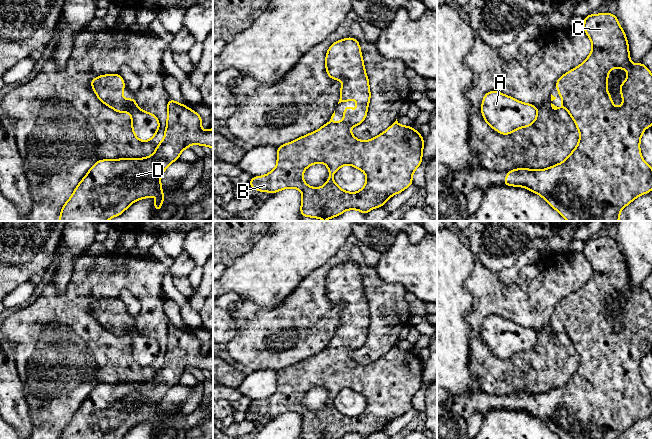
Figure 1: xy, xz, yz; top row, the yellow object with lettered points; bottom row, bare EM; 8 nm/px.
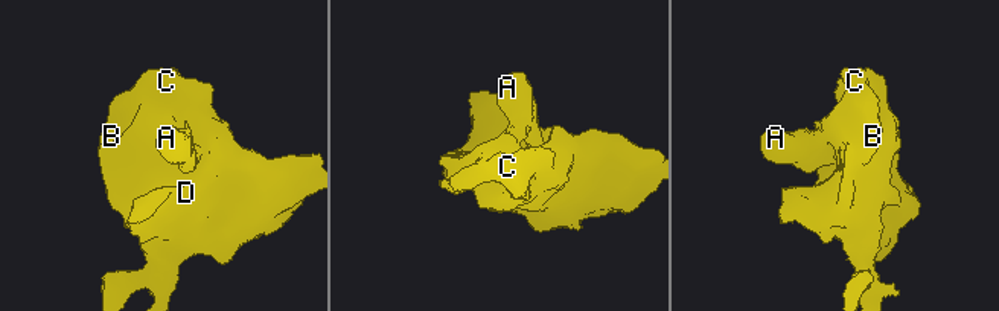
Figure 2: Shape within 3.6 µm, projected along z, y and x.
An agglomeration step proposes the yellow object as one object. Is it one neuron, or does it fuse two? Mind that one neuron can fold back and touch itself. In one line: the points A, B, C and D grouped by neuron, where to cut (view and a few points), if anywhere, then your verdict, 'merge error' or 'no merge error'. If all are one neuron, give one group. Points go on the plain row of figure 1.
A B C D; no cut; no merge error

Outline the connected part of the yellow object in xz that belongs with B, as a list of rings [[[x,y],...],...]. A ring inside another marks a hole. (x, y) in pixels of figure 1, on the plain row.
[[[344,262],[333,267],[326,277],[326,297],[333,304],[342,304],[339,327],[354,322],[358,333],[347,330],[343,333],[342,346],[333,347],[335,335],[328,347],[320,353],[277,371],[277,389],[268,398],[251,401],[249,410],[260,416],[272,418],[286,412],[299,413],[302,416],[301,439],[341,439],[352,433],[367,438],[384,426],[413,408],[412,399],[422,386],[424,363],[412,350],[402,350],[396,345],[380,359],[361,365],[355,362],[351,351],[360,349],[367,340],[371,322],[369,304],[364,292],[361,272],[356,262]],[[315,387],[324,387],[329,393],[329,402],[319,412],[310,411],[303,404],[303,396]],[[343,389],[351,389],[366,398],[365,410],[351,417],[342,414],[333,404],[335,396]]]

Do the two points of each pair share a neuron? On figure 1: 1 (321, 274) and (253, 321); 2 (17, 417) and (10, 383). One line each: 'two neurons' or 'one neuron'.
1: one neuron
2: one neuron

